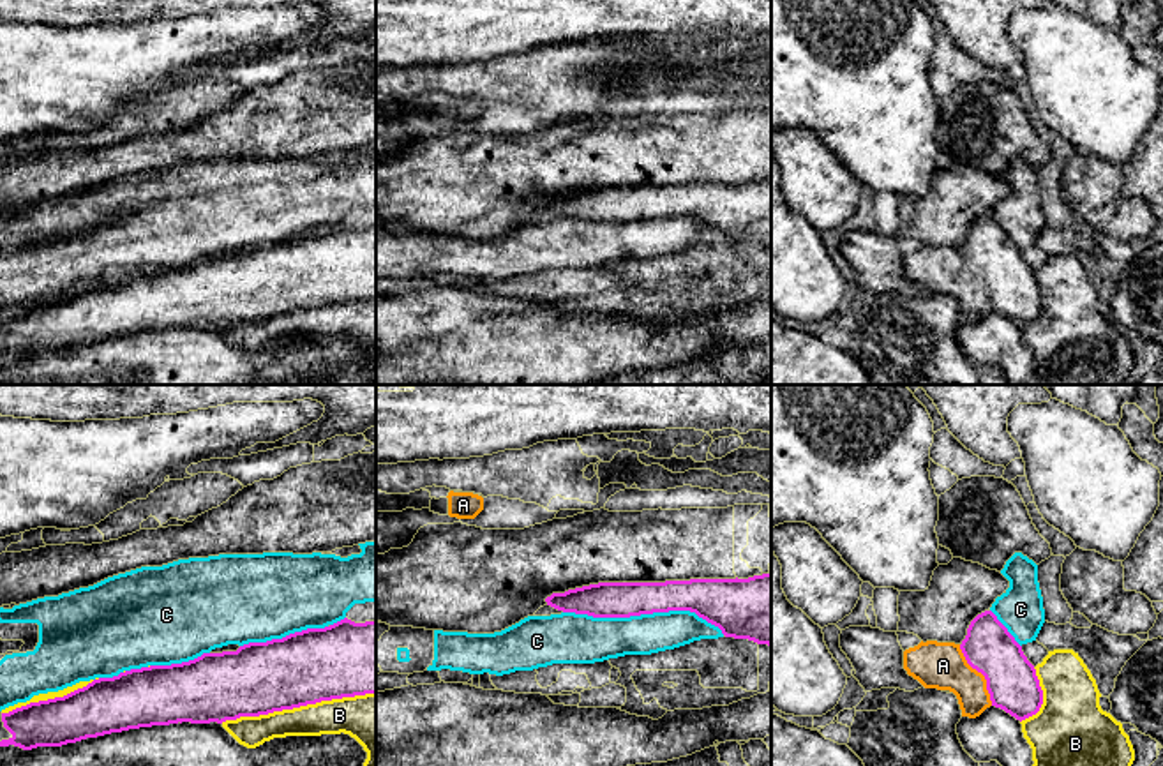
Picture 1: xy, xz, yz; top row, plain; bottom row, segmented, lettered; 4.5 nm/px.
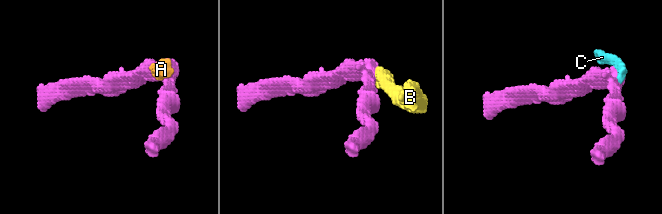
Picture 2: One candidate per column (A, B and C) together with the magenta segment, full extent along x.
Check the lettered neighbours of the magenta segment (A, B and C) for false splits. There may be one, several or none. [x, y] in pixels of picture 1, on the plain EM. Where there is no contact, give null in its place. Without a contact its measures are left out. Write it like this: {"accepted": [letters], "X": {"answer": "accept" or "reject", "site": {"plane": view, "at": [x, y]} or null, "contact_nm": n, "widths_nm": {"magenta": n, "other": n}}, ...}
{"accepted": [], "A": {"answer": "reject", "site": {"plane": "yz", "at": [982, 277]}, "contact_nm": 320, "widths_nm": {"magenta": 240, "other": 220}}, "B": {"answer": "reject", "site": {"plane": "xy", "at": [297, 311]}, "contact_nm": 700, "widths_nm": {"magenta": 340, "other": 170}}, "C": {"answer": "reject", "site": {"plane": "xz", "at": [645, 217]}, "contact_nm": 750, "widths_nm": {"magenta": 160, "other": 200}}}

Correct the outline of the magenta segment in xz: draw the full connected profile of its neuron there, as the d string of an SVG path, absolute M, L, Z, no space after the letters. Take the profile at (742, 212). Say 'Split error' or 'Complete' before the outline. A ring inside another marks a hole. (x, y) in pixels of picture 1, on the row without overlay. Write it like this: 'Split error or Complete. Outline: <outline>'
Complete. Outline: M771 178L748 184L690 184L665 187L598 187L552 198L547 210L593 222L630 222L653 217L690 215L718 231L725 242L771 251Z

